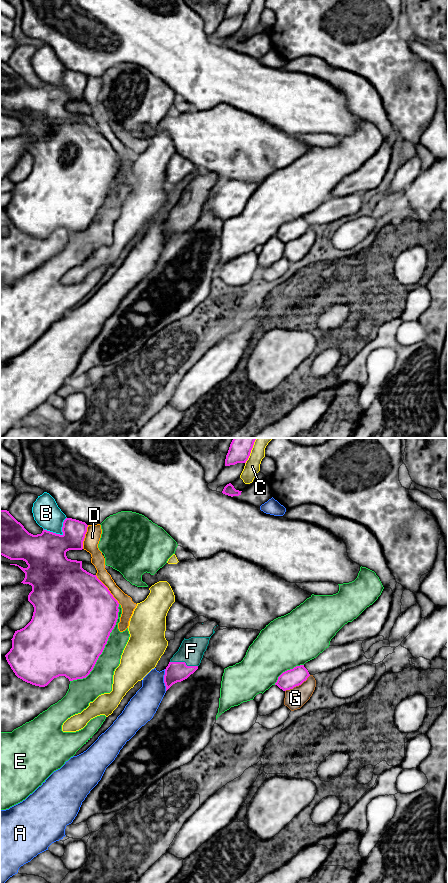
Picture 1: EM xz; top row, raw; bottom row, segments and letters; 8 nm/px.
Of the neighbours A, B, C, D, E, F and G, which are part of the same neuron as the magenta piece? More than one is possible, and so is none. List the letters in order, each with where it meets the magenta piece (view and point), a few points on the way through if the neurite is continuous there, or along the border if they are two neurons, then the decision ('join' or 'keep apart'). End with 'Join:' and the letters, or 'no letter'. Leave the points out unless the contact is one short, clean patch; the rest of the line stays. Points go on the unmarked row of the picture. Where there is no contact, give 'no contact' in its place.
A: contact xz (164, 232); keep apart
B: contact xz (59, 86); keep apart
C: contact xz (249, 7); keep apart
D: contact xz (107, 141); keep apart
E: contact xz (104, 199); keep apart
F: contact xz (184, 214); way xz (175, 224), (184, 214), (191, 203); join
G: contact xz (297, 237); keep apart
Join: F

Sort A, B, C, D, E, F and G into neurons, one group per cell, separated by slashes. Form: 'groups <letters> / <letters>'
groups A / B / C / D / E / F / G

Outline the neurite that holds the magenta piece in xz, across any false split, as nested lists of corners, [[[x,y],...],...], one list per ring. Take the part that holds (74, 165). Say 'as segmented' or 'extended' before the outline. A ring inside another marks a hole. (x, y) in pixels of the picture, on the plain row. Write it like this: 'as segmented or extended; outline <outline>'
as segmented; outline [[[0,62],[0,107],[10,112],[23,112],[28,117],[27,120],[23,120],[17,116],[10,116],[18,118],[25,125],[21,135],[32,138],[28,153],[34,159],[31,173],[24,180],[15,183],[11,191],[12,200],[5,209],[15,227],[32,237],[45,239],[59,228],[65,228],[69,233],[86,230],[93,222],[116,177],[118,153],[96,127],[82,120],[82,113],[71,112],[66,108],[69,102],[83,101],[87,79],[85,74],[66,70],[62,87],[44,81],[41,86],[33,87],[9,63]]]

